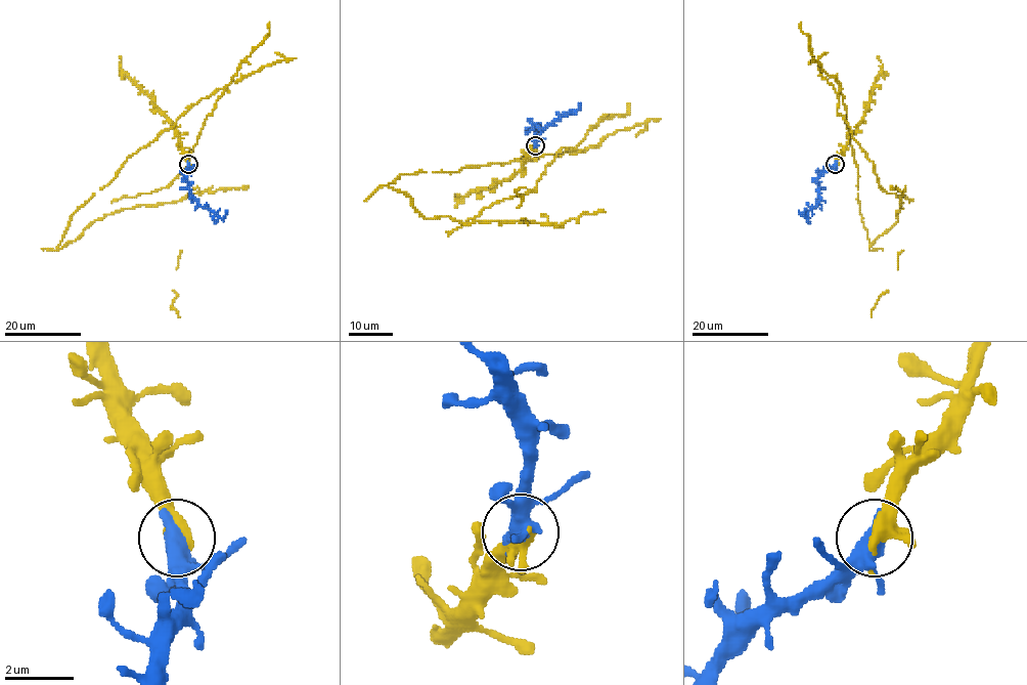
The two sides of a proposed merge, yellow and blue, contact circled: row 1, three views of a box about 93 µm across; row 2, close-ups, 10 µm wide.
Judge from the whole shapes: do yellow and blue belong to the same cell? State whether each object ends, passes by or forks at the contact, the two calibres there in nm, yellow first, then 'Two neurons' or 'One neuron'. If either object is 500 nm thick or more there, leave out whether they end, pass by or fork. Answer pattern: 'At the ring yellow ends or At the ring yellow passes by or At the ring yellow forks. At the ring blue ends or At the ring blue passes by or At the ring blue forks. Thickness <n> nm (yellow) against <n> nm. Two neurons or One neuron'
At the ring yellow ends. At the ring blue passes by. Thickness 480 nm (yellow) against 460 nm. One neuron

